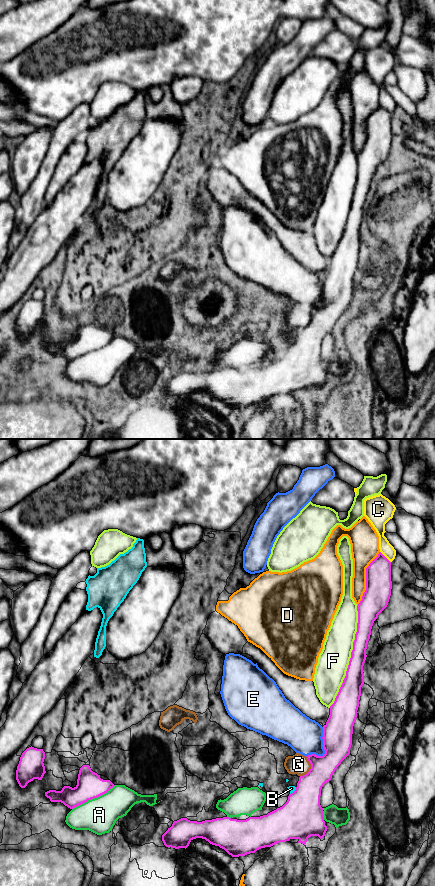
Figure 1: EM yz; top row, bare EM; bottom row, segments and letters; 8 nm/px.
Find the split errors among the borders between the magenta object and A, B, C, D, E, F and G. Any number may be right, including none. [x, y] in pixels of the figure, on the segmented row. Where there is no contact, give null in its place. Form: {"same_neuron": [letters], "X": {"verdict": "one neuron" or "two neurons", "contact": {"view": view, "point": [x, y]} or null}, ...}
{"same_neuron": ["G"], "A": {"verdict": "two neurons", "contact": {"view": "yz", "point": [93, 798]}}, "B": {"verdict": "two neurons", "contact": {"view": "yz", "point": [294, 791]}}, "C": {"verdict": "two neurons", "contact": {"view": "yz", "point": [385, 557]}}, "D": {"verdict": "two neurons", "contact": {"view": "yz", "point": [366, 579]}}, "E": {"verdict": "two neurons", "contact": {"view": "yz", "point": [324, 749]}}, "F": {"verdict": "two neurons", "contact": {"view": "yz", "point": [351, 657]}}, "G": {"verdict": "one neuron", "contact": {"view": "yz", "point": [311, 768]}}}

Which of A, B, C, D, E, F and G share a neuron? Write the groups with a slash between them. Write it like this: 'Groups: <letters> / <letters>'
Groups: A E / B / C / D / F / G

